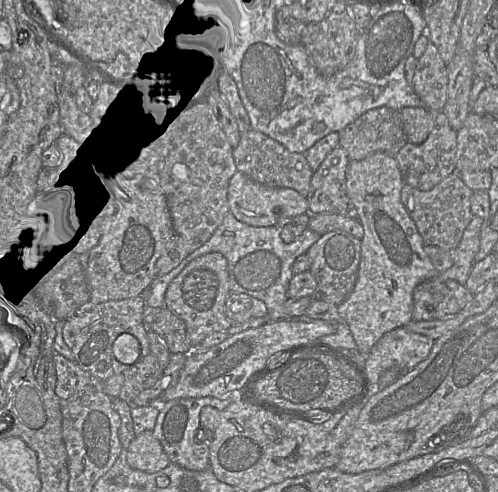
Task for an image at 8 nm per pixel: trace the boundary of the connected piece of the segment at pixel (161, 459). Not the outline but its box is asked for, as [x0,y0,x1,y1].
[126,430,171,473]

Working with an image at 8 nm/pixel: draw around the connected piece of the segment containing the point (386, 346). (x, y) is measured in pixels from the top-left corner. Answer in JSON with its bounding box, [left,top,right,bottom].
[363,327,435,384]

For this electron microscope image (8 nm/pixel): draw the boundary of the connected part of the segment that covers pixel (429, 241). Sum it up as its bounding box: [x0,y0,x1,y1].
[401,172,473,251]

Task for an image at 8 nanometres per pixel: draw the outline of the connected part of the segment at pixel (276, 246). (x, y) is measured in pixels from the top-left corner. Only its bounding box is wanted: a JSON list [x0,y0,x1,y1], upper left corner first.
[146,211,319,312]

